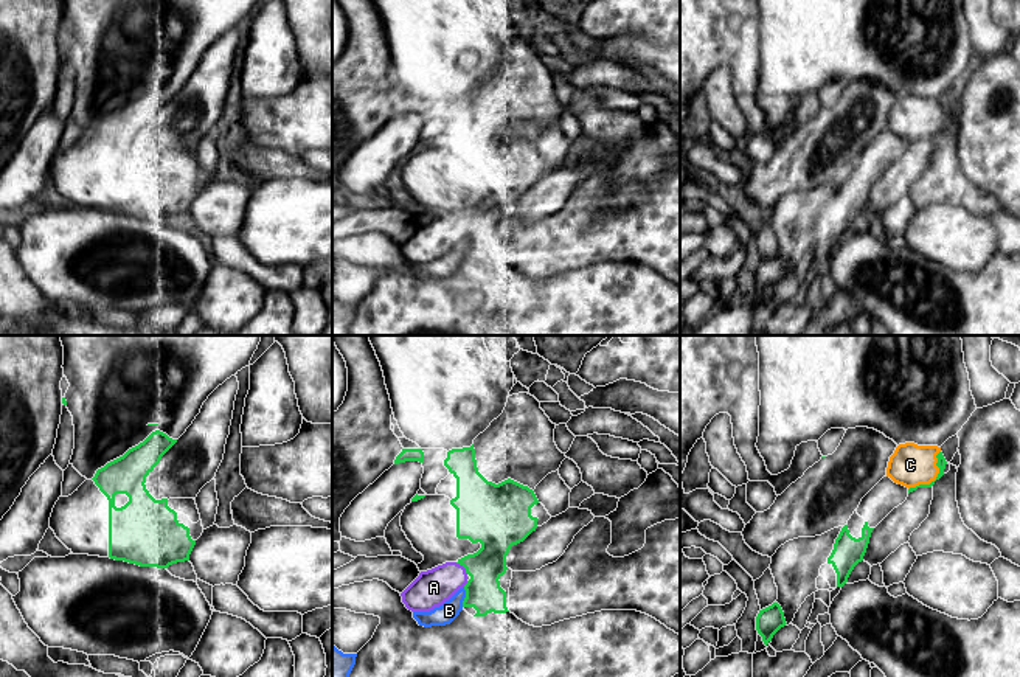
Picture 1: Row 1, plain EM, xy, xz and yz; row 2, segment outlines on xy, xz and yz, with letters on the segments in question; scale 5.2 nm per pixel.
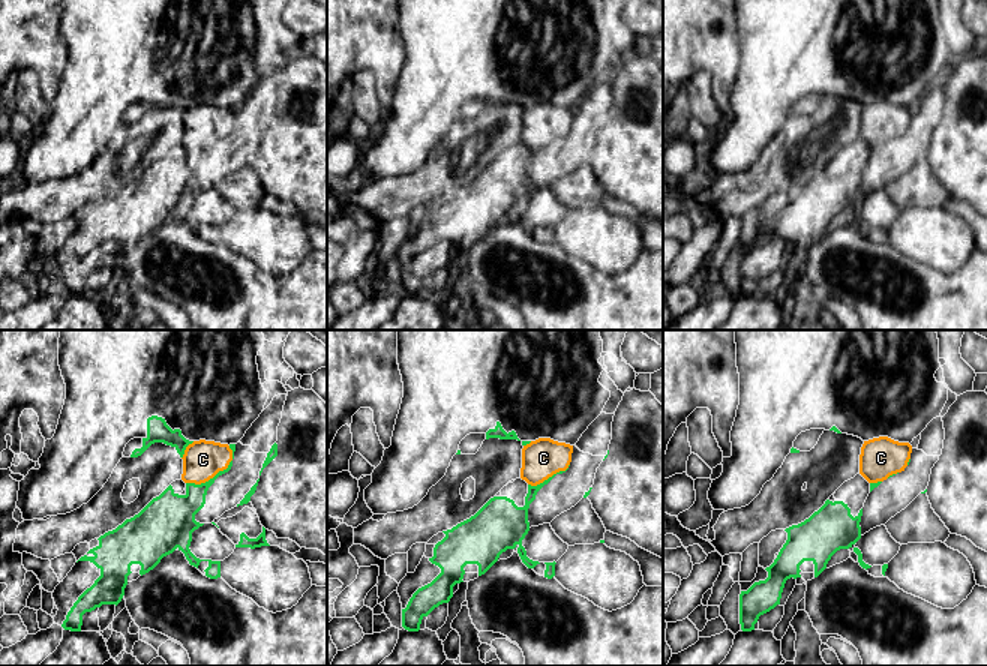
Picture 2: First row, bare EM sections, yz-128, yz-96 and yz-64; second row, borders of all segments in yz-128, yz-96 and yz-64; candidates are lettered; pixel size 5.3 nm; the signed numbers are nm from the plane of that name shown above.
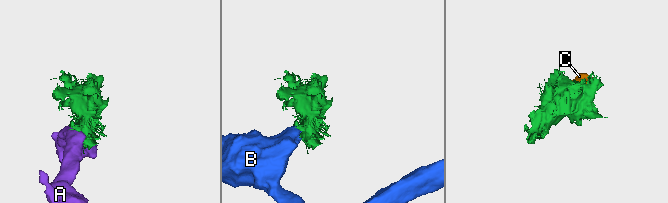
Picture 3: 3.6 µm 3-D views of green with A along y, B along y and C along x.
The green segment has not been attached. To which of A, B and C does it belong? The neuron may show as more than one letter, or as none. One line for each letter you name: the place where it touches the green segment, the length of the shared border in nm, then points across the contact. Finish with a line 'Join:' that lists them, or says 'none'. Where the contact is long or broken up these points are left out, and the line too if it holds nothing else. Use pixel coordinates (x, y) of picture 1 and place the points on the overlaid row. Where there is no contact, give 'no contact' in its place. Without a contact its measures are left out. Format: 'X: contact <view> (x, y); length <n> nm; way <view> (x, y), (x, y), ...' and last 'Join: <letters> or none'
Join: none

